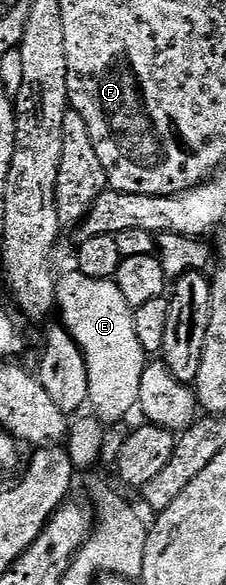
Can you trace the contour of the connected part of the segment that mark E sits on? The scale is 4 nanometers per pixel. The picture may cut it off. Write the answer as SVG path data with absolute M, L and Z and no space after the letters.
M72 273L64 279L58 280L55 289L55 303L62 326L66 327L69 334L75 339L75 344L83 350L87 376L89 377L88 400L99 411L103 411L107 421L123 421L131 410L139 407L139 394L141 393L141 373L147 366L148 356L143 354L141 341L137 341L137 329L133 329L133 308L121 297L121 289L110 279L94 279L88 275Z

